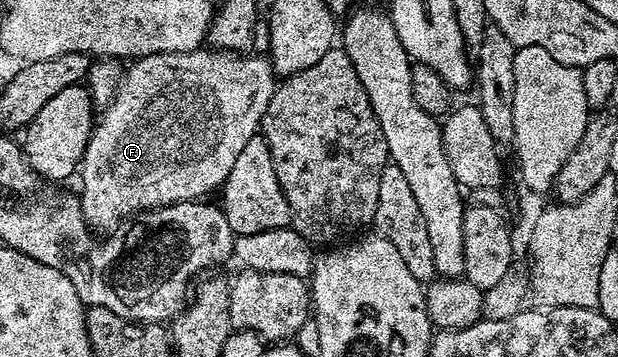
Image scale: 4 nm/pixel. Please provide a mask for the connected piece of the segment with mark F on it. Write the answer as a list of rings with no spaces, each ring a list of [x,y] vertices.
[[[198,50],[196,52],[172,52],[171,54],[159,54],[158,56],[142,56],[140,58],[134,59],[133,64],[130,68],[126,67],[124,69],[123,75],[121,77],[120,85],[117,92],[113,96],[113,101],[109,103],[109,107],[104,109],[103,115],[105,116],[96,121],[93,135],[89,138],[89,144],[85,147],[85,157],[81,160],[81,167],[79,169],[79,177],[81,176],[81,192],[79,191],[79,199],[81,202],[81,215],[85,217],[85,223],[89,225],[90,229],[98,230],[97,228],[109,228],[105,230],[113,230],[122,223],[120,222],[124,216],[129,216],[132,212],[138,212],[138,214],[144,213],[146,210],[156,210],[167,204],[188,204],[190,202],[200,201],[208,192],[213,192],[222,187],[227,178],[227,174],[231,170],[231,166],[235,166],[235,158],[239,158],[239,154],[243,150],[243,146],[247,146],[247,142],[252,136],[258,135],[261,119],[263,114],[267,110],[267,102],[271,102],[273,97],[273,90],[275,87],[275,73],[270,61],[266,59],[264,55],[261,54],[222,54],[217,50]]]

